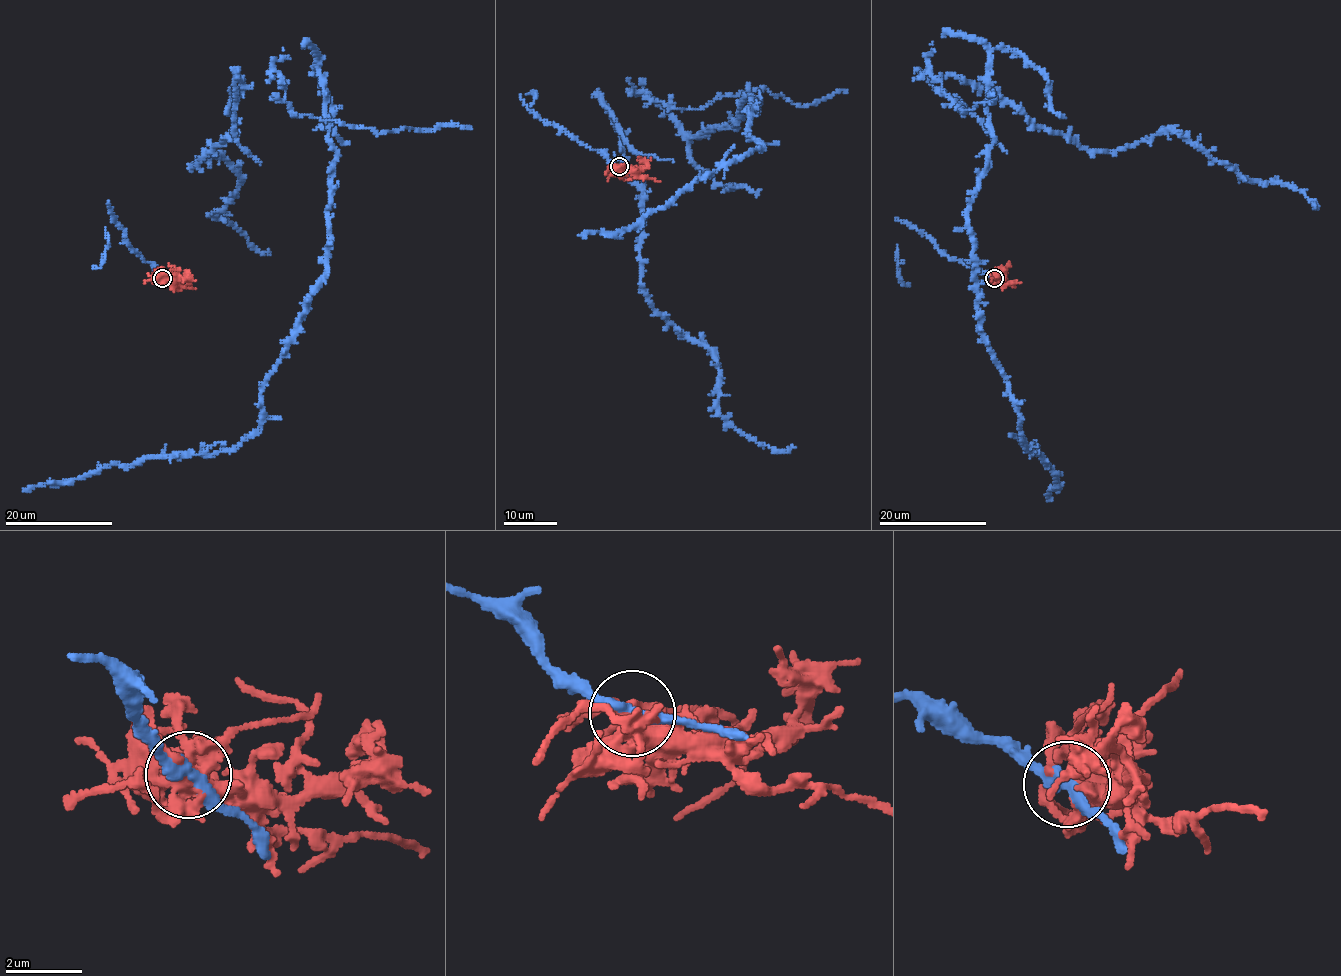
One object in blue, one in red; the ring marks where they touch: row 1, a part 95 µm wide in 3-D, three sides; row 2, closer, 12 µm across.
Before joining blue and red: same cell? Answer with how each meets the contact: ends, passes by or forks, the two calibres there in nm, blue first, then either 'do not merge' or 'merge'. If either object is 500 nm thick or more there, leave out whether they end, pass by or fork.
blue passes by; red forks there; 320 nm thick on the blue side, 400 nm on the other; do not merge

